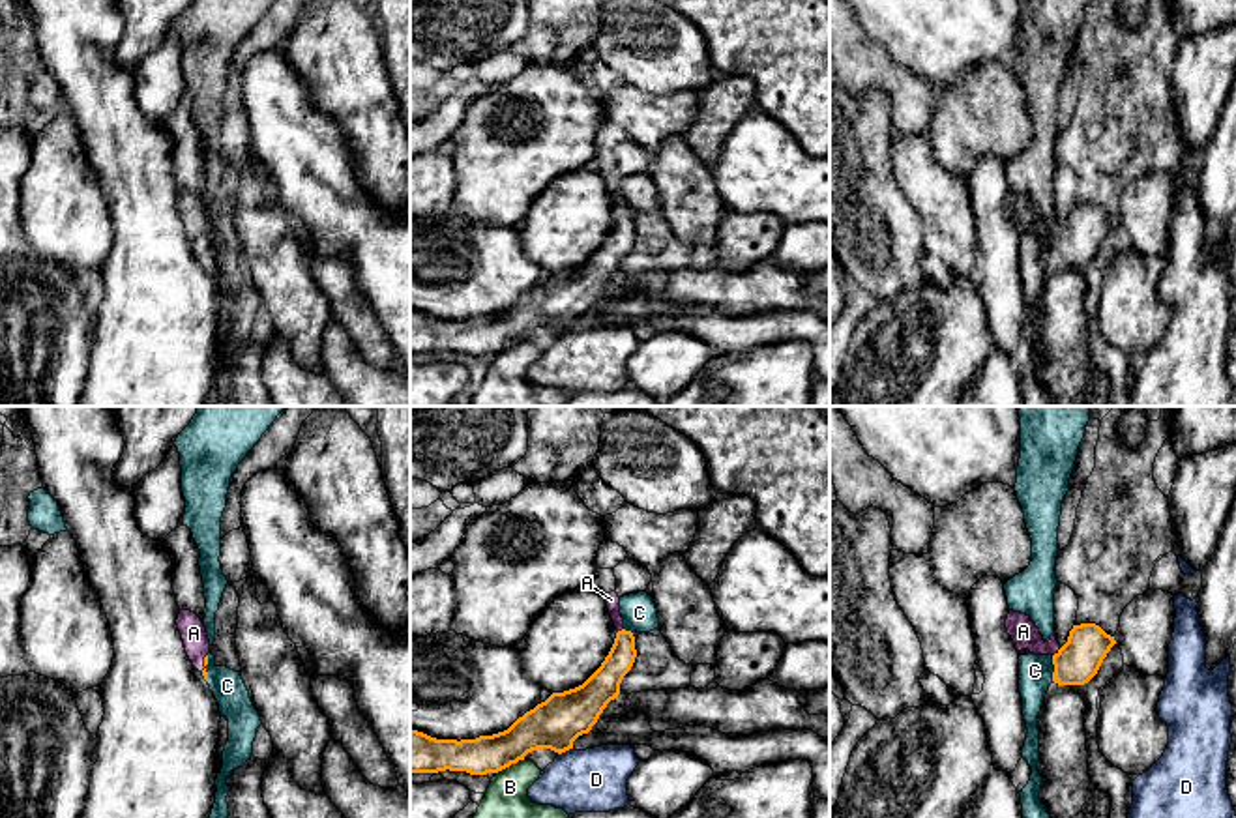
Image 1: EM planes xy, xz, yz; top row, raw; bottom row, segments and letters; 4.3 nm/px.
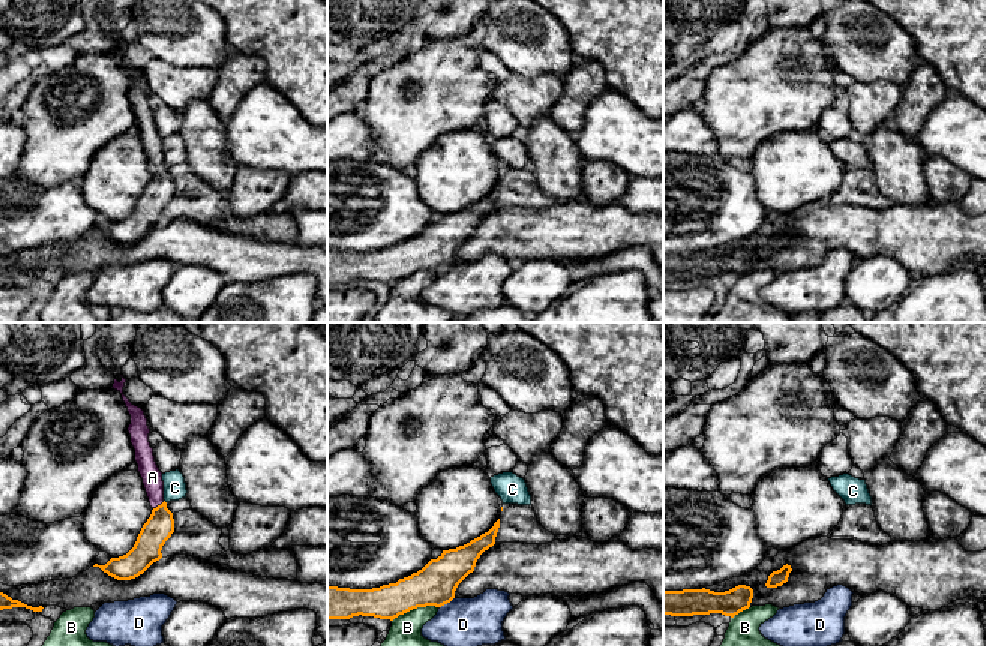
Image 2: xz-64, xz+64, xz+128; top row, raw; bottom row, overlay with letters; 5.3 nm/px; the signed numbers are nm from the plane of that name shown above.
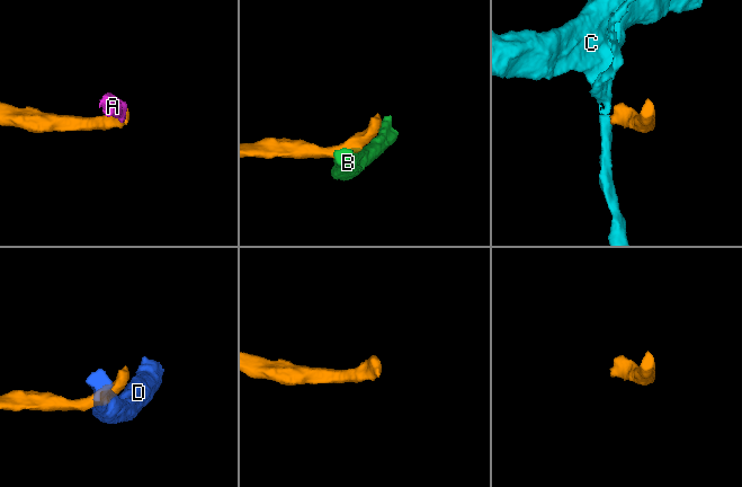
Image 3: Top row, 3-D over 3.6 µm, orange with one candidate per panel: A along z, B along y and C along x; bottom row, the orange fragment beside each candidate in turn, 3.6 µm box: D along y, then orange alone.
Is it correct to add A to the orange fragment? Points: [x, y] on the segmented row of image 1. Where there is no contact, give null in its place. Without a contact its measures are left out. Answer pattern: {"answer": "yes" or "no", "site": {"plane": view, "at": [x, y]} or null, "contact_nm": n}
{"answer": "yes", "site": {"plane": "yz", "at": [1059, 652]}, "contact_nm": 50}

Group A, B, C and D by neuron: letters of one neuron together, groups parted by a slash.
A / B D / C

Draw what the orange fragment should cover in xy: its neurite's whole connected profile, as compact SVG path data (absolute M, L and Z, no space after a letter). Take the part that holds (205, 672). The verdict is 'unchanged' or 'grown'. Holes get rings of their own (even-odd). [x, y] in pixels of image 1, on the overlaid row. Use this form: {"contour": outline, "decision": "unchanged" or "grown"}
{"contour": "M180 610L176 625L182 635L189 661L208 681L206 665L210 653L210 640L202 620L191 610Z", "decision": "grown"}

